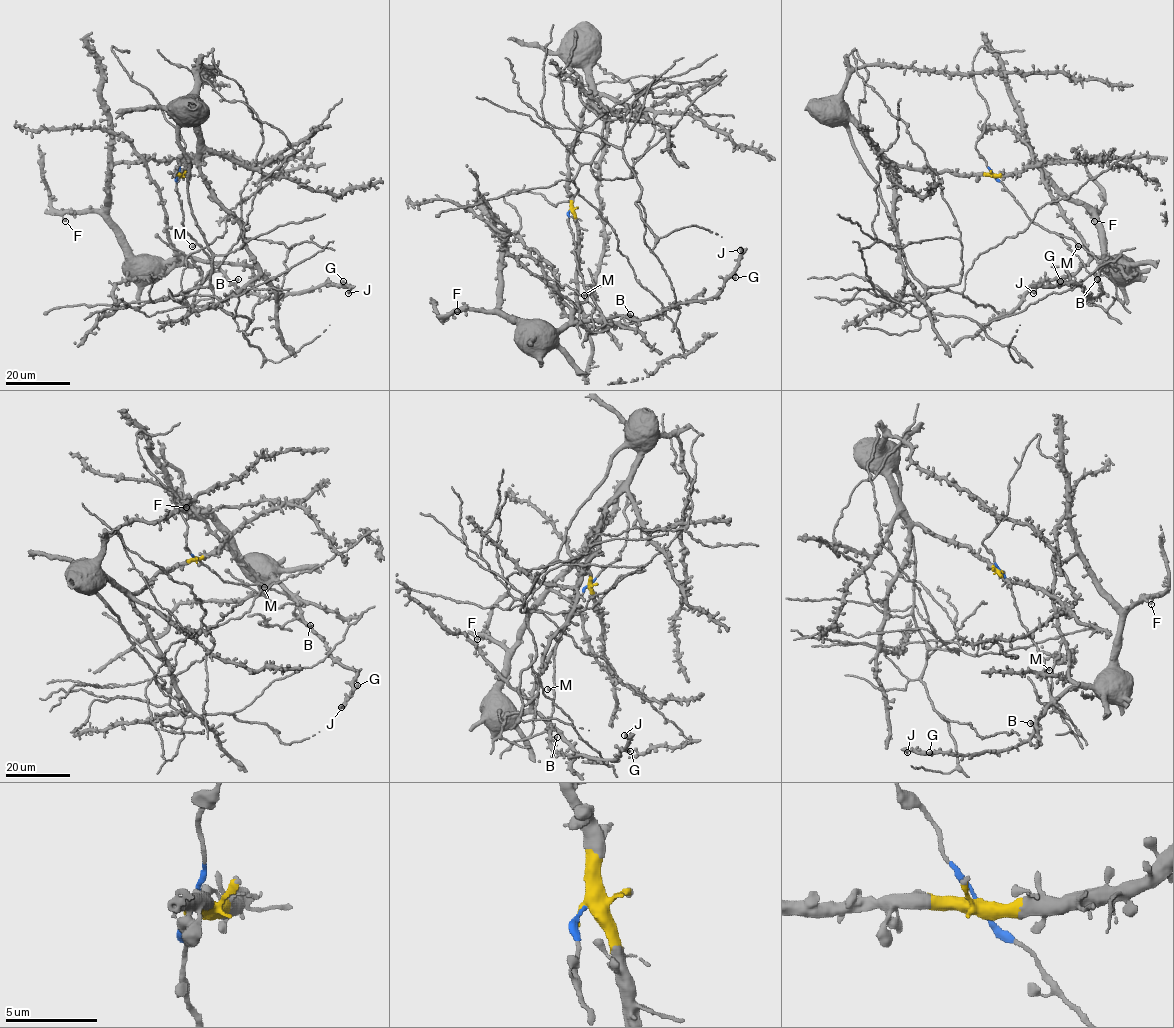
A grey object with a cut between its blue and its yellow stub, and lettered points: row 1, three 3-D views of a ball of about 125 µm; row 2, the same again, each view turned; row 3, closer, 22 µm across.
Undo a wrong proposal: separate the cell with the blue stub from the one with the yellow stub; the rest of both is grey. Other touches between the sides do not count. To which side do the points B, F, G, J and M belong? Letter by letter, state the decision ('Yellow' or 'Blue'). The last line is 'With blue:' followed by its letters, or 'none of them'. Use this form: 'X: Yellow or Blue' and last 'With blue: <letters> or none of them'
B: Blue
F: Blue
G: Blue
J: Blue
M: Blue
With blue: B, F, G, J, M

